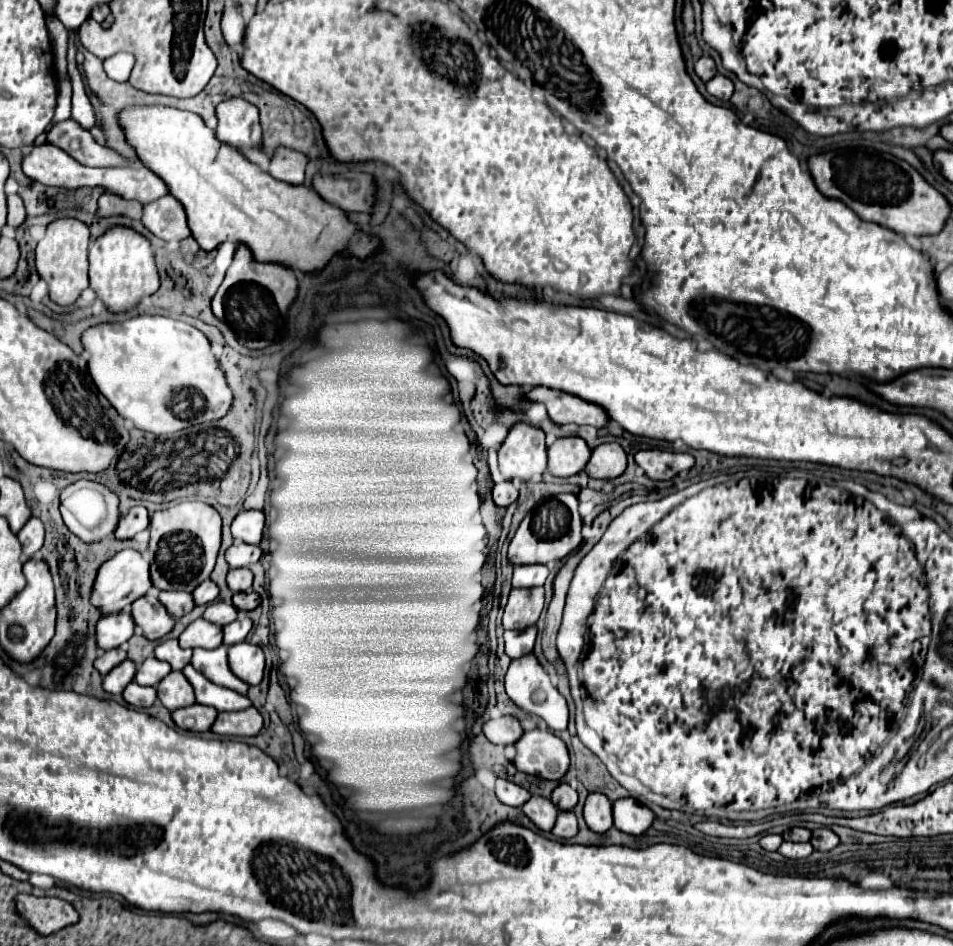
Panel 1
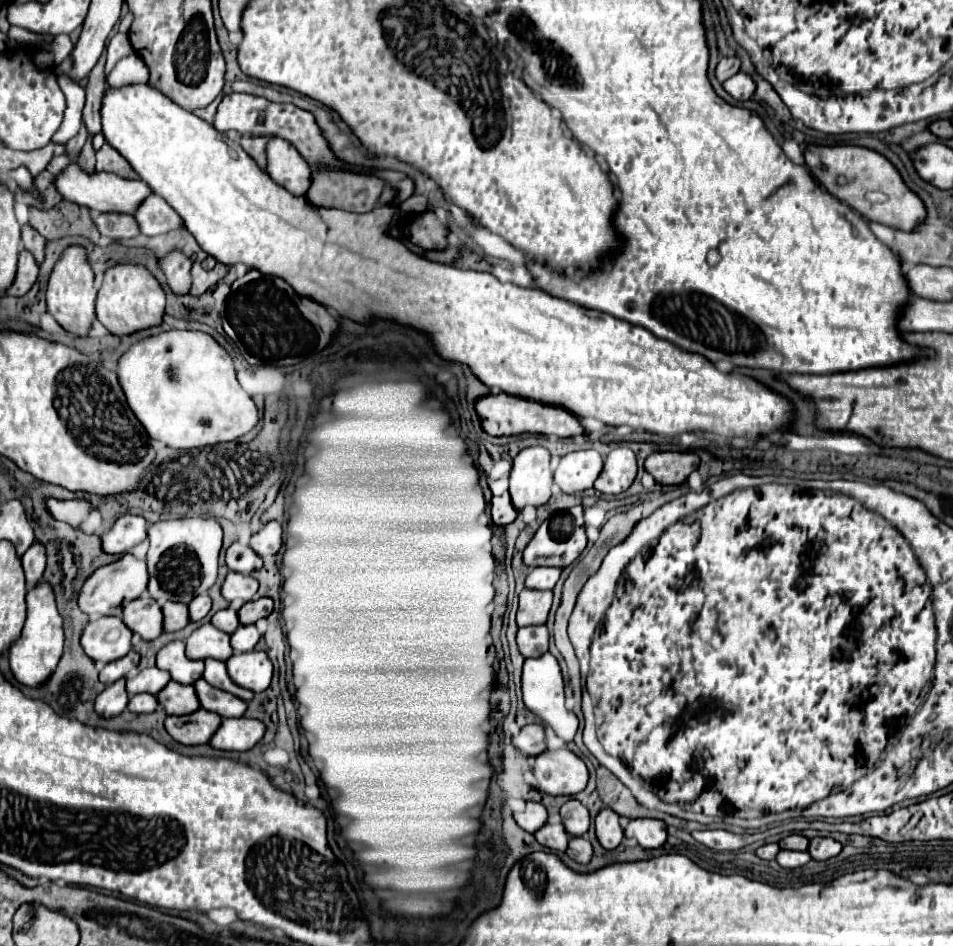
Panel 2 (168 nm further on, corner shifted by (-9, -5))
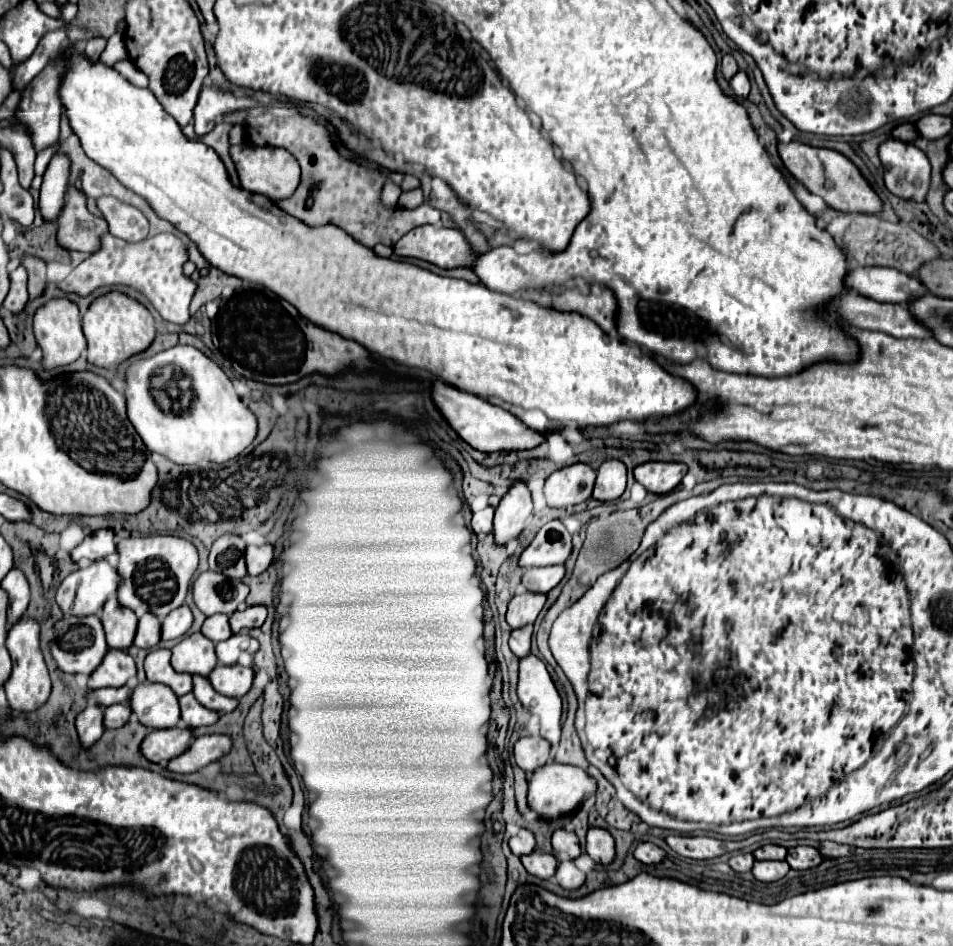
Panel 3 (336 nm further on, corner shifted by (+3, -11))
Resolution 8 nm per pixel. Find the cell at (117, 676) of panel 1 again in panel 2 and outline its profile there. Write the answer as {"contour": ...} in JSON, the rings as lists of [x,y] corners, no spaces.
{"contour":[[[119,679],[107,685],[103,693],[99,693],[99,697],[95,699],[95,707],[105,717],[113,717],[127,707],[127,701],[129,701],[129,693],[125,689],[125,679]]]}

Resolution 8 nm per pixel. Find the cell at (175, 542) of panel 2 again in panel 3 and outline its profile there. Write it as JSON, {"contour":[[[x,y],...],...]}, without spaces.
{"contour":[[[171,535],[129,537],[117,543],[117,555],[117,571],[121,575],[117,599],[123,607],[131,607],[137,617],[141,617],[143,613],[153,613],[163,619],[173,609],[183,605],[199,563],[197,549],[187,539]]]}

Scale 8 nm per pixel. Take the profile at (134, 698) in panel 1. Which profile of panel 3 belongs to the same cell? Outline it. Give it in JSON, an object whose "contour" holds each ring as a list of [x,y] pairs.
{"contour":[[[111,705],[103,709],[103,725],[105,729],[119,729],[127,723],[131,709],[127,705]]]}

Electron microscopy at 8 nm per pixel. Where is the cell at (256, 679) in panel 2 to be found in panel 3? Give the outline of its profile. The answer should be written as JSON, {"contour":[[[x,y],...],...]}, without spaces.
{"contour":[[[217,665],[211,671],[209,681],[217,693],[241,699],[253,685],[253,669],[243,665]]]}

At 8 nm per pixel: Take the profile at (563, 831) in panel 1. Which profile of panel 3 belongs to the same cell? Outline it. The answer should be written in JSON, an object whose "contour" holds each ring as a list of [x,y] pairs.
{"contour":[[[563,859],[563,861],[559,863],[559,867],[557,867],[555,879],[557,879],[557,883],[559,883],[563,889],[575,891],[575,889],[579,889],[579,887],[585,883],[585,873],[579,871],[571,859]]]}

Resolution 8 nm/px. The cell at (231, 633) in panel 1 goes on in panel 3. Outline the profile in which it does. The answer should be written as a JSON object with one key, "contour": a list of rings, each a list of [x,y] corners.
{"contour":[[[247,631],[231,635],[227,641],[221,641],[215,645],[215,653],[217,653],[217,659],[221,665],[235,665],[243,651],[247,651],[247,653],[259,651],[259,641],[253,639]]]}

